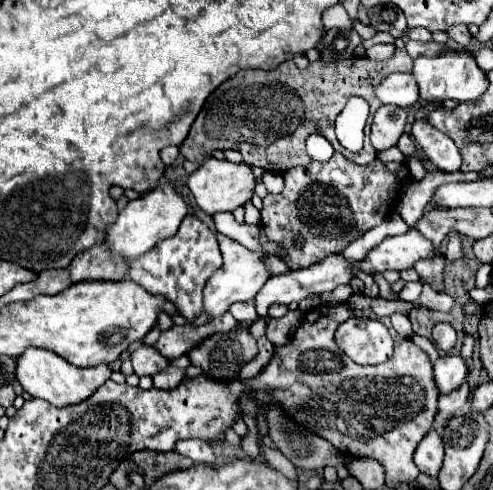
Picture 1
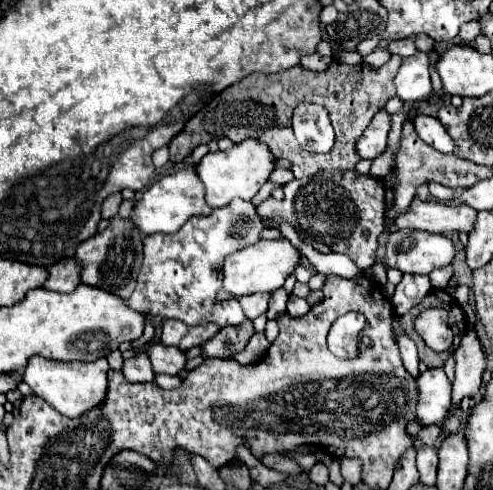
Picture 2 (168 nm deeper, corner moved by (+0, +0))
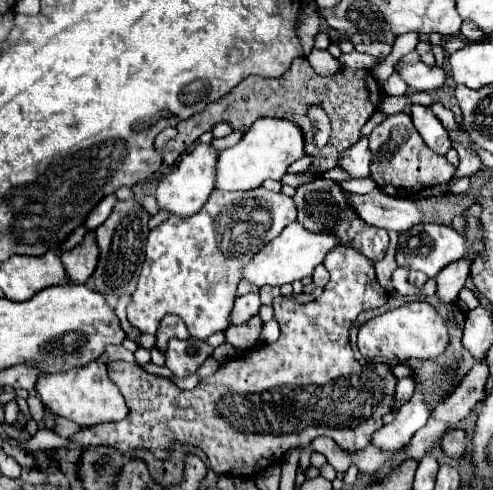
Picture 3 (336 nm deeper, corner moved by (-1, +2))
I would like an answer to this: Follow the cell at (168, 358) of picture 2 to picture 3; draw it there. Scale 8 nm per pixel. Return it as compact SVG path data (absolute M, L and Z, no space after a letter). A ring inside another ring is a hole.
M189 337L187 341L171 339L167 347L167 367L175 377L185 377L195 373L203 361L213 353L213 347L207 341Z

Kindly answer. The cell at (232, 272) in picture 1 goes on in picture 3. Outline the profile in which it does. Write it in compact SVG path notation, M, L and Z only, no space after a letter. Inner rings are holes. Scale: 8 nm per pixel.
M291 223L283 229L281 235L277 235L271 243L267 243L249 263L243 267L243 277L257 287L263 285L283 285L301 281L305 277L313 275L313 269L321 265L327 257L327 253L337 247L339 241L333 237L333 233L309 233L301 223Z

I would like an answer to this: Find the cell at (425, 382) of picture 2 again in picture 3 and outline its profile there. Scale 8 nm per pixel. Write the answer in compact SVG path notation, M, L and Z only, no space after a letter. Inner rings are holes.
M415 393L411 401L395 413L393 423L383 425L377 433L373 433L371 445L379 451L399 451L427 423L427 419L429 407L425 405L421 393Z

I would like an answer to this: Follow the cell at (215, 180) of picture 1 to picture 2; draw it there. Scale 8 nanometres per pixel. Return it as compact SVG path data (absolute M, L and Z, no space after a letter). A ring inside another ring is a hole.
M256 139L242 141L240 145L234 145L230 151L208 153L196 165L196 173L206 187L206 203L212 209L226 207L232 199L250 201L258 193L258 189L268 181L272 169L274 169L274 157L270 155L268 147Z

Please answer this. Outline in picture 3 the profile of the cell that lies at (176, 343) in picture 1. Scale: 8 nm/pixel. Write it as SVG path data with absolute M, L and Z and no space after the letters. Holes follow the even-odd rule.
M167 315L163 317L159 329L157 329L157 341L155 341L155 349L159 349L161 353L165 353L167 349L167 341L171 337L177 337L177 339L189 339L189 331L185 327L185 323L181 321L181 317L175 317L175 315Z

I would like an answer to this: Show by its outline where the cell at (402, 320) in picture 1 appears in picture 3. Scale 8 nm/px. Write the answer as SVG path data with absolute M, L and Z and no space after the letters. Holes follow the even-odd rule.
M403 377L397 381L397 401L393 401L393 413L397 409L401 409L401 405L405 401L409 401L409 397L413 395L413 379L411 377Z

